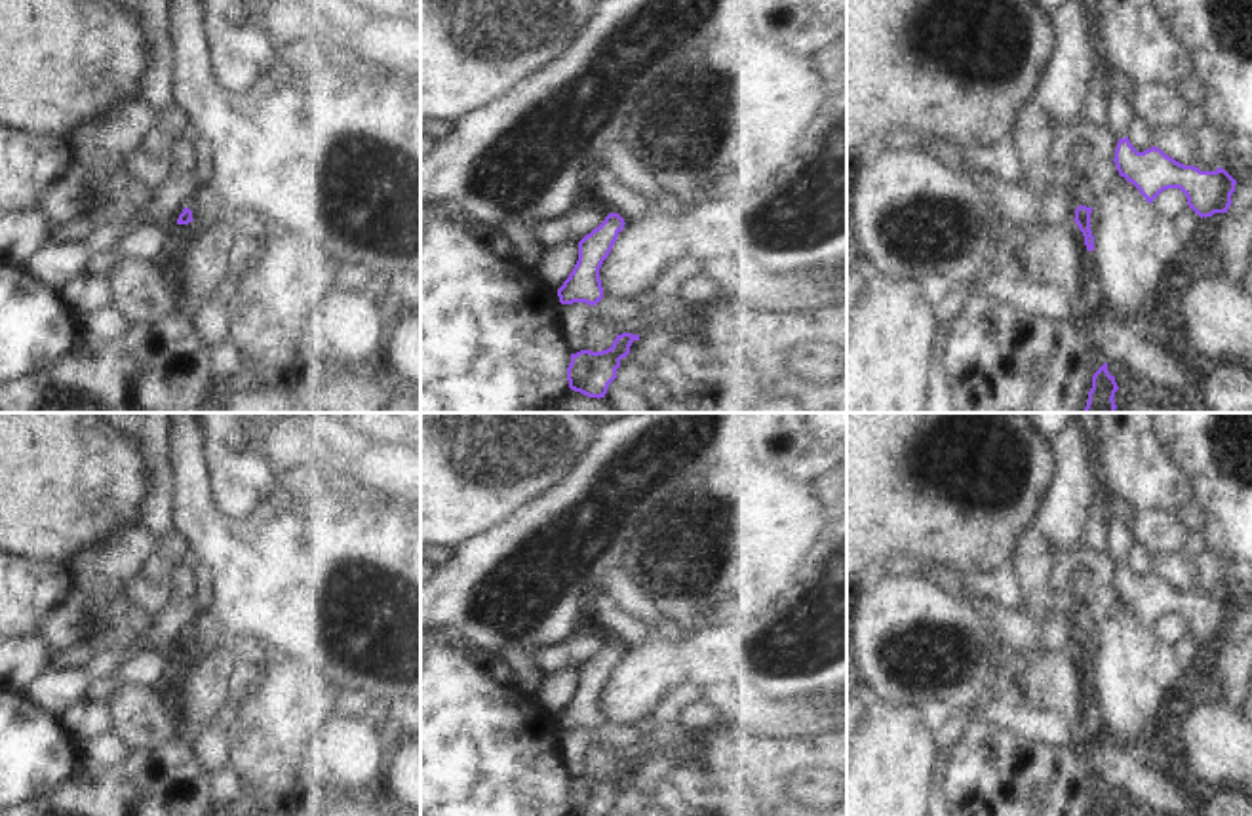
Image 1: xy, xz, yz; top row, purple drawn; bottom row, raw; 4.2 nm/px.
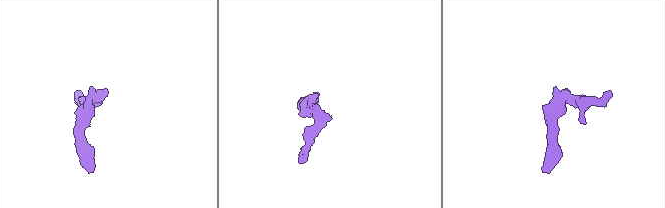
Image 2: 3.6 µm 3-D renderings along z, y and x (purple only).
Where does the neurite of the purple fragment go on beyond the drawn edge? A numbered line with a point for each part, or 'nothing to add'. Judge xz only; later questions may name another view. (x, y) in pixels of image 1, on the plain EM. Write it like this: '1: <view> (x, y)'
nothing to add

